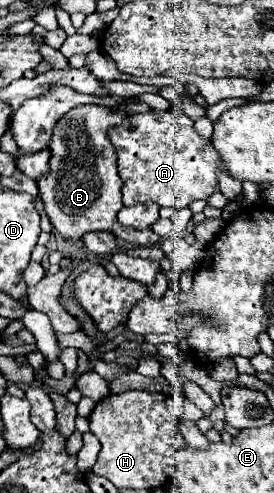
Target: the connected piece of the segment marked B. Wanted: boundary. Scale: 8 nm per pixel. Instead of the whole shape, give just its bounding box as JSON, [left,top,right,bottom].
[38,105,160,245]

